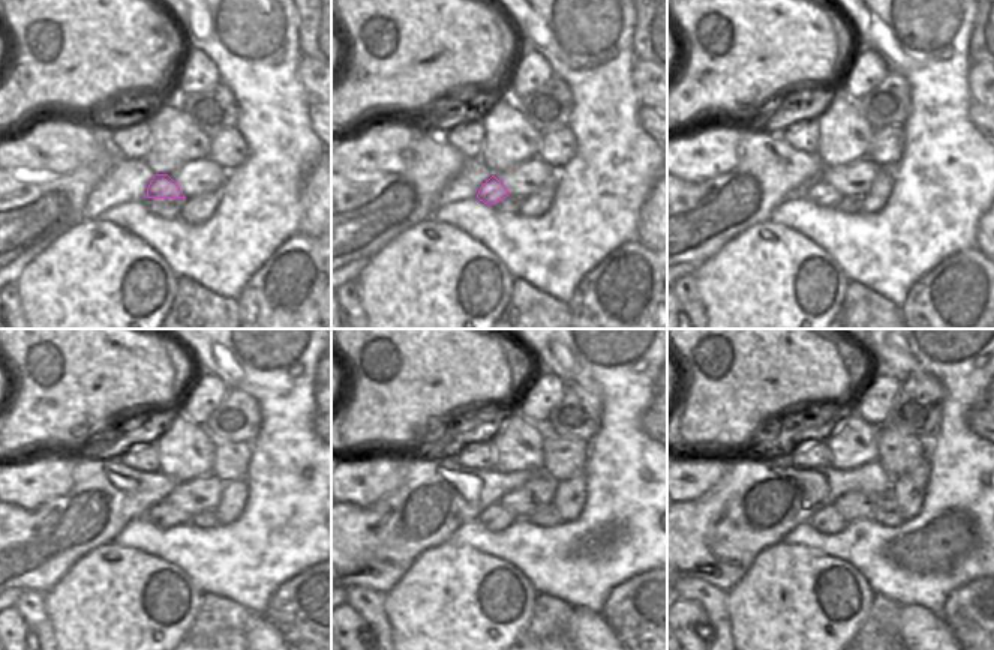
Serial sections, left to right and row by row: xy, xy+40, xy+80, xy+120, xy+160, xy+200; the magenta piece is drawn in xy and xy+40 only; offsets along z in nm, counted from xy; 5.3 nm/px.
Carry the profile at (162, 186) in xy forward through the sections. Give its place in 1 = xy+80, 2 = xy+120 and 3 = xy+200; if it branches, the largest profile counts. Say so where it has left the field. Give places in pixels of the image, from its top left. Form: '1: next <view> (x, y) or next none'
1: next xy+80 (820, 192)
2: next xy+120 (164, 515)
3: next xy+200 (828, 520)

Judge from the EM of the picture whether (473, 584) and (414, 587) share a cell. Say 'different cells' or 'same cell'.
same cell

